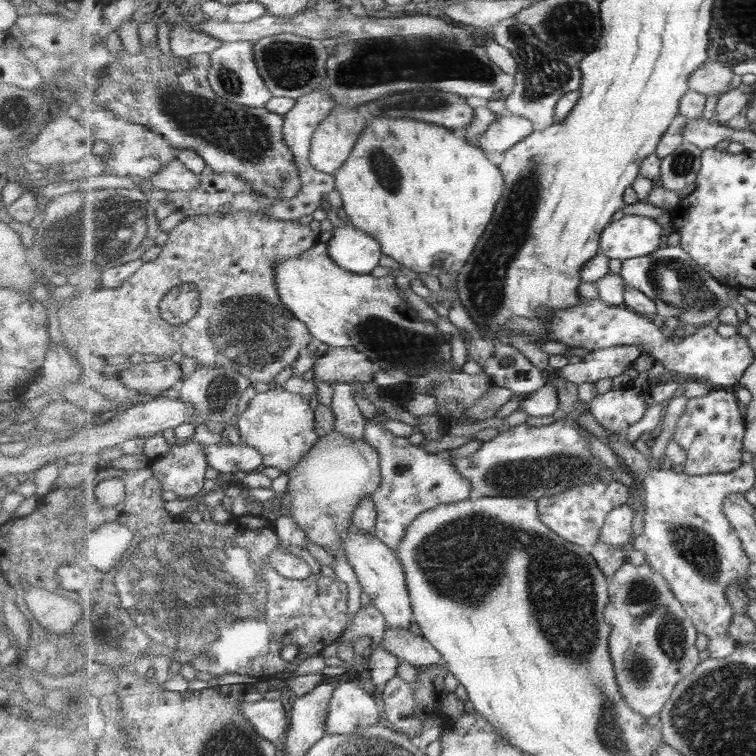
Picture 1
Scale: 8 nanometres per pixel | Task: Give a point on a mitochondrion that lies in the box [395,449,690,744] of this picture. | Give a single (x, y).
(638, 669)

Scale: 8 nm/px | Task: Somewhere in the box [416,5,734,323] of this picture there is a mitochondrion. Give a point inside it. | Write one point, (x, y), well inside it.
(544, 71)

